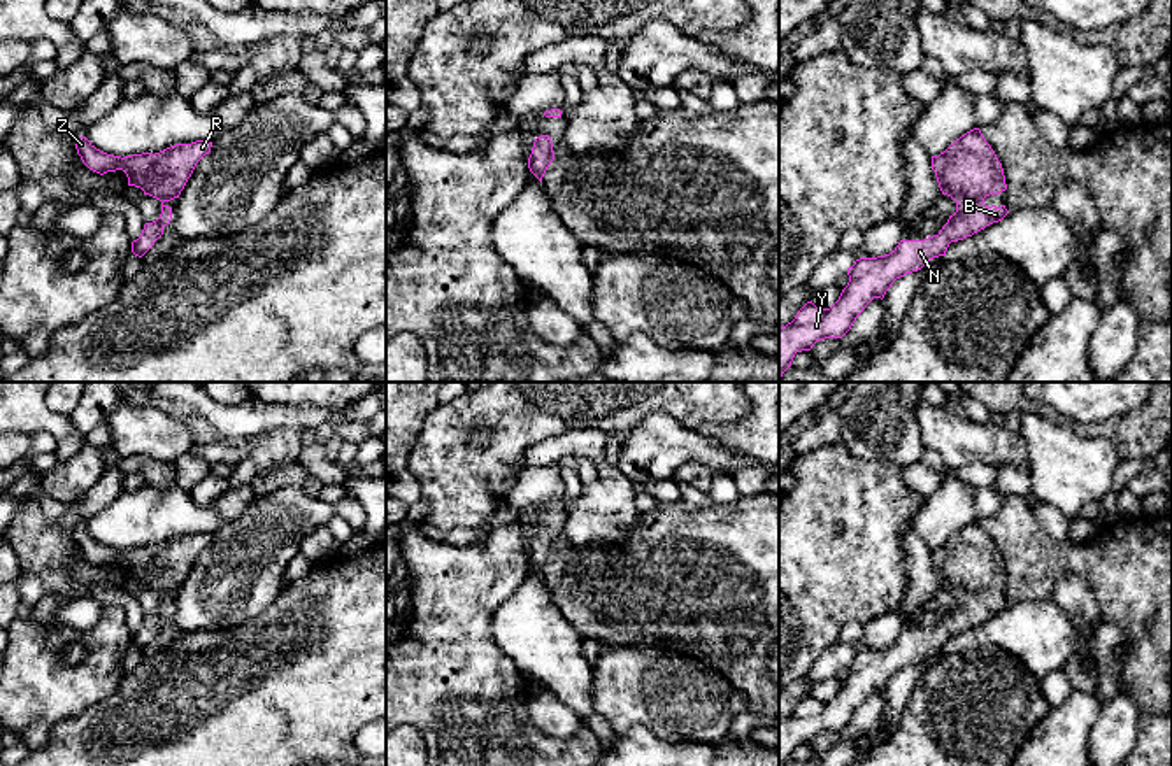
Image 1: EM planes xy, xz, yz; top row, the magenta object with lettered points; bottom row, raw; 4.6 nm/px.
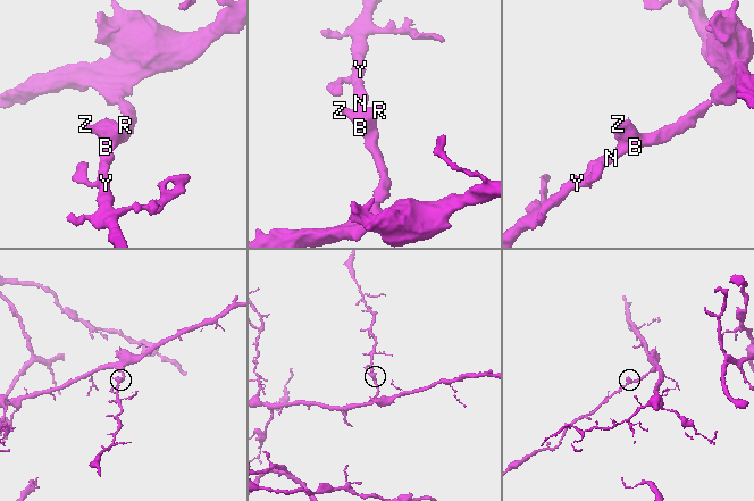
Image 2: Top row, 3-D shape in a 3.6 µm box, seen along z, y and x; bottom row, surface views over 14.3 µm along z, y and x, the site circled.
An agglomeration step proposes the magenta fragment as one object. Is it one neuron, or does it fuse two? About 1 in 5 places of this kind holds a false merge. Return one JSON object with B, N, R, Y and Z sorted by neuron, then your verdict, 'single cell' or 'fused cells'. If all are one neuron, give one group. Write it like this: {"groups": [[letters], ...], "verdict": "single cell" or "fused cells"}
{"groups": [["B", "N", "R", "Y", "Z"]], "verdict": "single cell"}

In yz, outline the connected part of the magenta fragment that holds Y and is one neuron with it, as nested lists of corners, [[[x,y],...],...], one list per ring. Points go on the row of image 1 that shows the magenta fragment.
[[[974,128],[956,138],[944,152],[932,156],[932,170],[935,172],[942,195],[956,202],[956,212],[949,216],[942,230],[925,240],[900,240],[898,245],[884,256],[860,258],[847,268],[849,282],[842,289],[839,300],[830,309],[819,309],[807,301],[786,326],[779,326],[779,379],[791,366],[797,352],[811,351],[812,345],[825,338],[842,338],[874,298],[884,298],[891,284],[921,270],[930,259],[946,256],[951,242],[963,240],[986,226],[1002,221],[1009,210],[1002,207],[988,207],[984,198],[1007,189],[1002,163],[986,142],[979,128]]]

